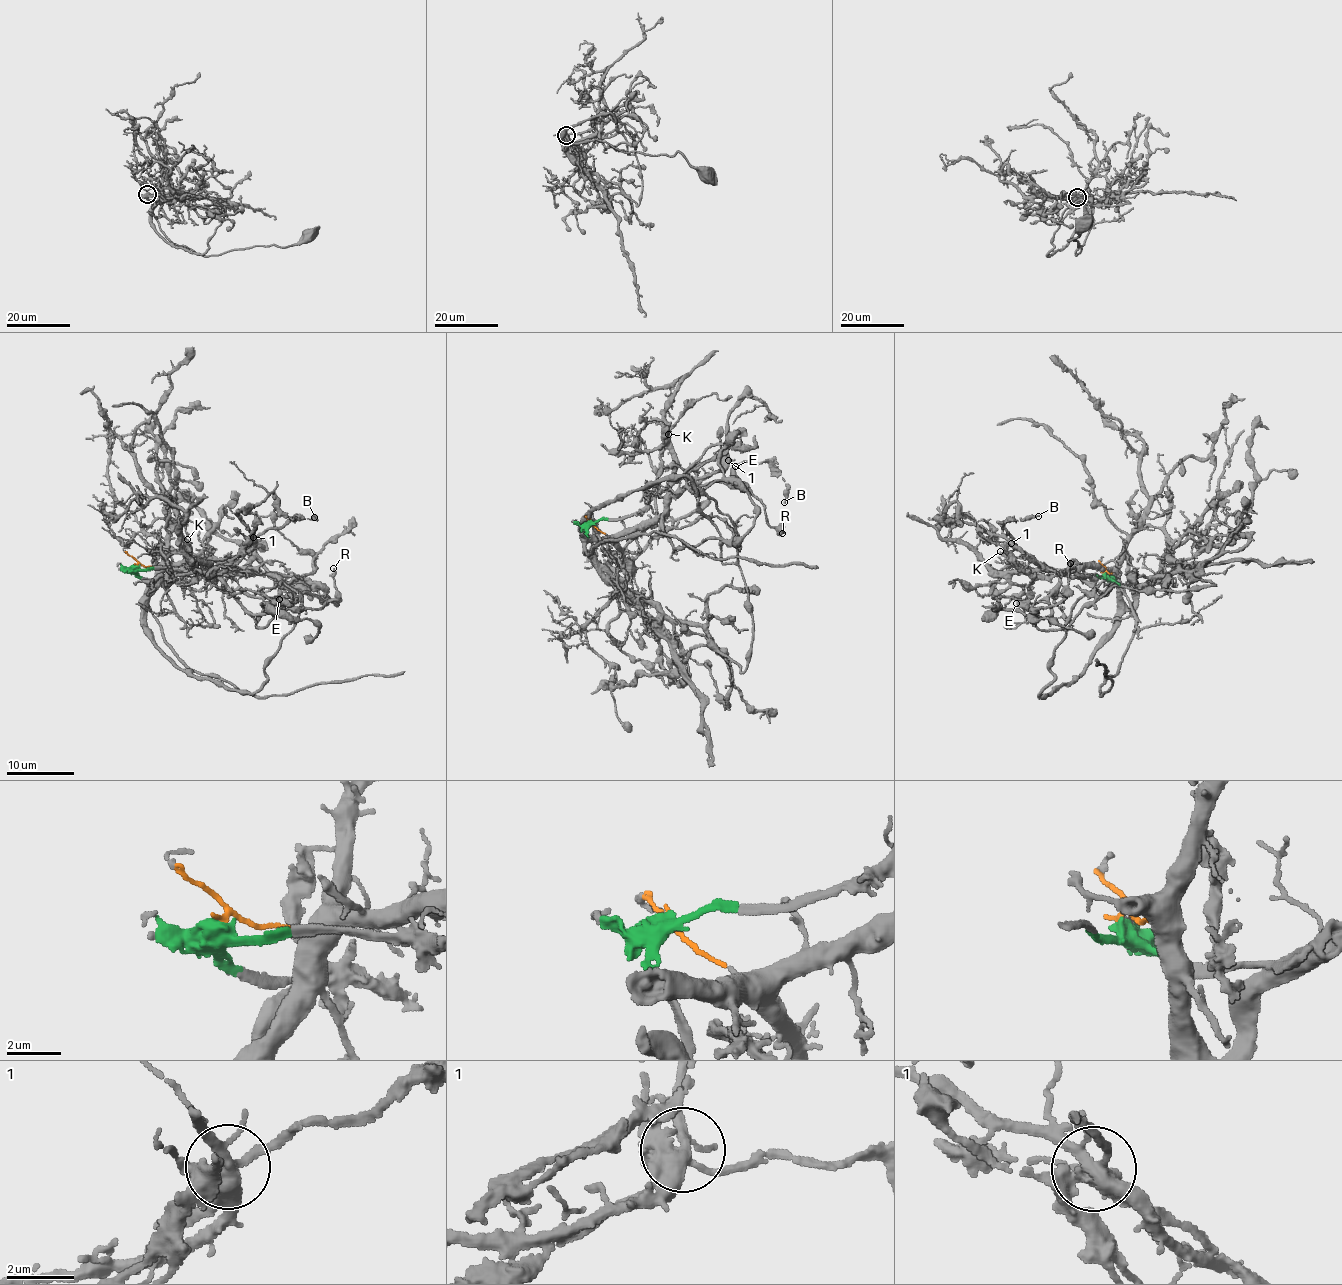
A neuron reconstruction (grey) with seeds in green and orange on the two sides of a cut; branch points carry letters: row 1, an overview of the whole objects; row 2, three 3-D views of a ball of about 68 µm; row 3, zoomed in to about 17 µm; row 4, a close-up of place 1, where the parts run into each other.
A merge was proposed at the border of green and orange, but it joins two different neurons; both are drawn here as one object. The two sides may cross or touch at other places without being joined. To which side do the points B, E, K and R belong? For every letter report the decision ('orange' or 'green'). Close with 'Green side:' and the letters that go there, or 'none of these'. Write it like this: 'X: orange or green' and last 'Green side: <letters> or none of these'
B: green
E: orange
K: green
R: orange
Green side: B, K

